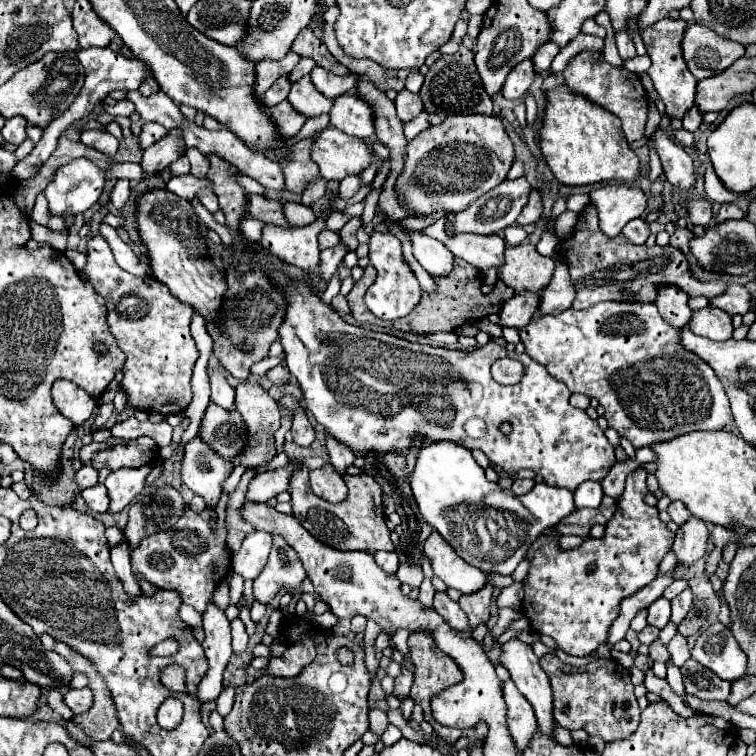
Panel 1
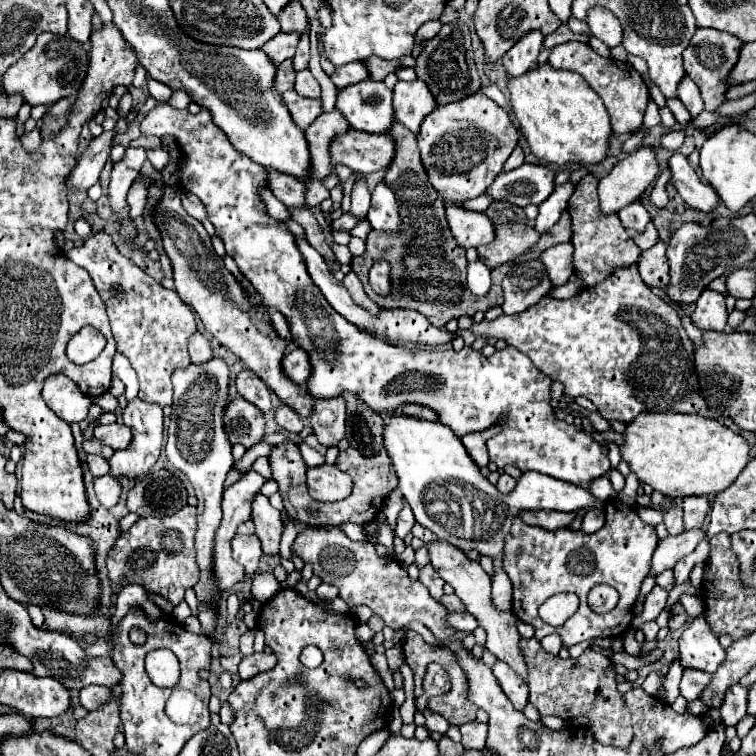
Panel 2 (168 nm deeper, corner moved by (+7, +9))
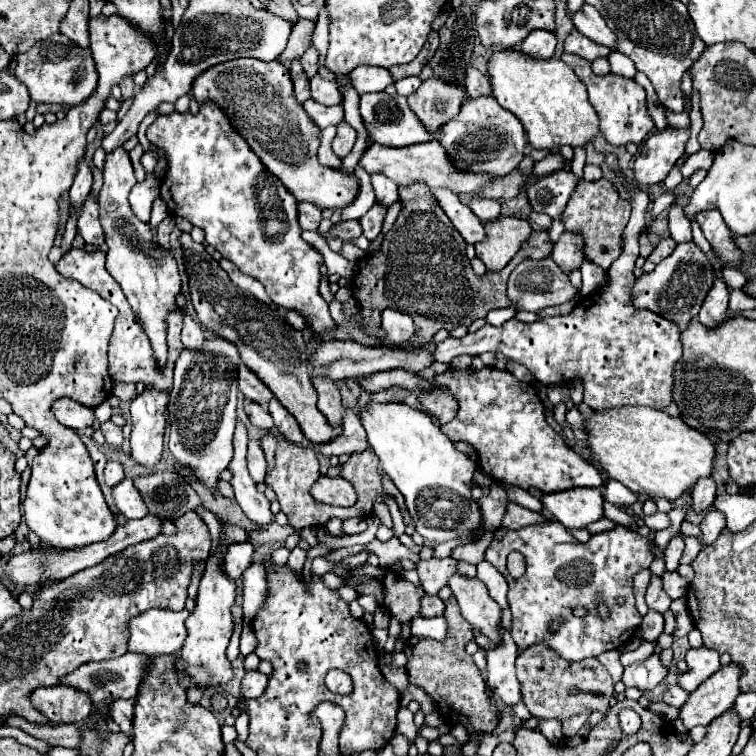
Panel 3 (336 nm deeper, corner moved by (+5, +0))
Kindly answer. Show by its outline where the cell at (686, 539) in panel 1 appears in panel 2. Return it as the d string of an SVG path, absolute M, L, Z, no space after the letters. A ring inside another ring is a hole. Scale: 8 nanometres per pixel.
M688 495L682 499L682 509L684 509L684 527L702 527L704 519L708 515L710 501L704 495Z

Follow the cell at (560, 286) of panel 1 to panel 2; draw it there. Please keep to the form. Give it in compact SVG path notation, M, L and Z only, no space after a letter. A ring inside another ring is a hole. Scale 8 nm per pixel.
M570 241L546 249L540 259L546 265L554 287L564 285L568 281L568 277L574 273L574 267L572 267L572 243Z

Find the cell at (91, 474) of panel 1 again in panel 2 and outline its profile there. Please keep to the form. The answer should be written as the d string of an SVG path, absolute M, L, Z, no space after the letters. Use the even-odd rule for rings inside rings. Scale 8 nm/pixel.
M88 455L88 467L92 471L94 477L102 477L102 475L108 475L110 473L110 463L108 459L100 457L100 455Z

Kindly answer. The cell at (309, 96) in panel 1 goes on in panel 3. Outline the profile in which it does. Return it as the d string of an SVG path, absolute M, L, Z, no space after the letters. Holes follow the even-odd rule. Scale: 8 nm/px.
M314 76L314 78L310 78L310 90L312 90L312 98L324 106L342 104L342 94L334 82Z

